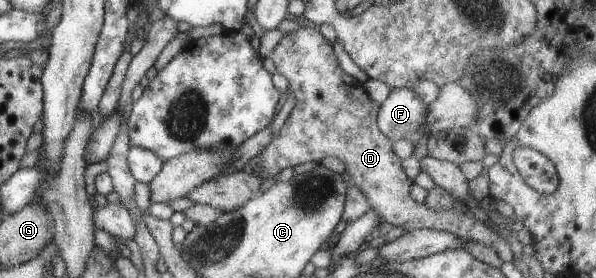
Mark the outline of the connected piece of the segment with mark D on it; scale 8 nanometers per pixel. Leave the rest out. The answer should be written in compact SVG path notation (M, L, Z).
M317 26L298 27L284 33L269 59L275 71L289 83L289 92L295 102L277 135L273 135L267 146L258 152L259 178L271 178L287 166L312 161L320 163L323 158L337 156L352 178L349 184L365 194L369 208L375 210L382 222L404 228L404 232L415 229L448 232L492 248L501 262L513 262L510 244L478 212L472 209L456 212L453 208L429 210L425 204L417 204L410 198L411 182L401 170L401 159L391 151L392 142L377 128L379 104L366 95L358 80L341 70L331 42L321 36Z

